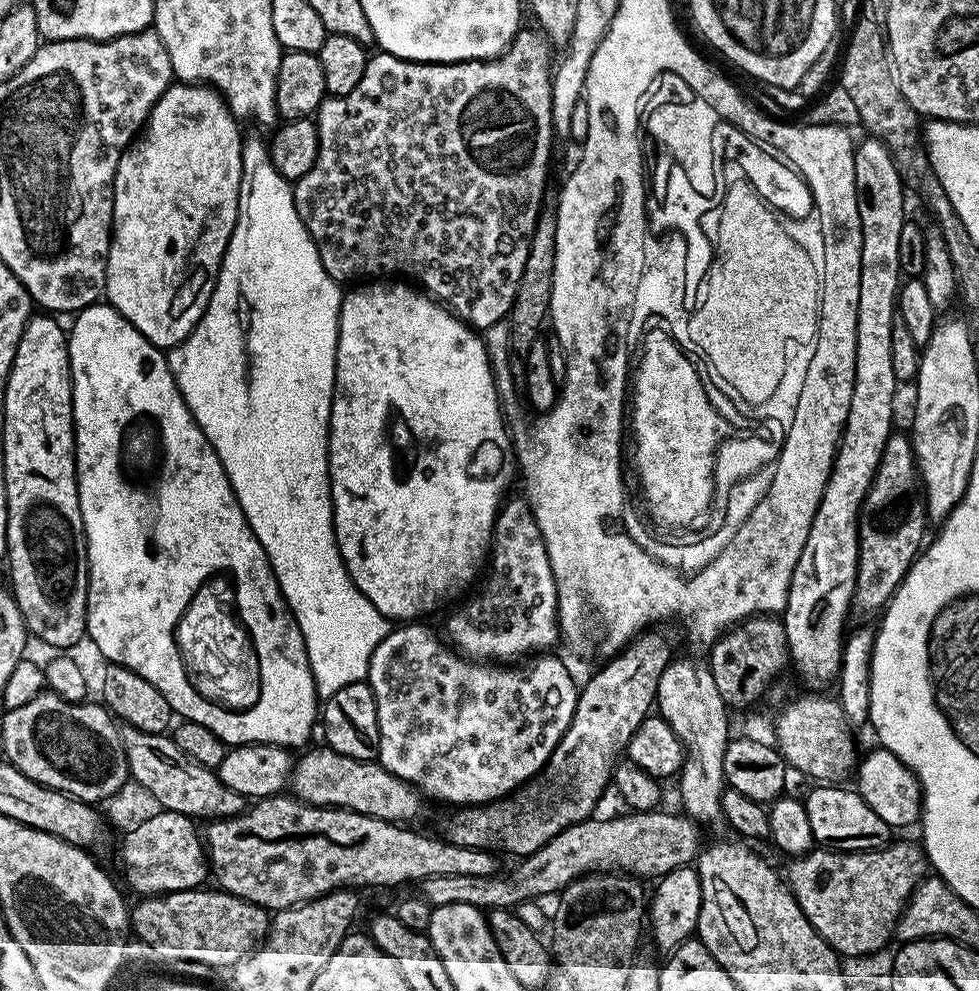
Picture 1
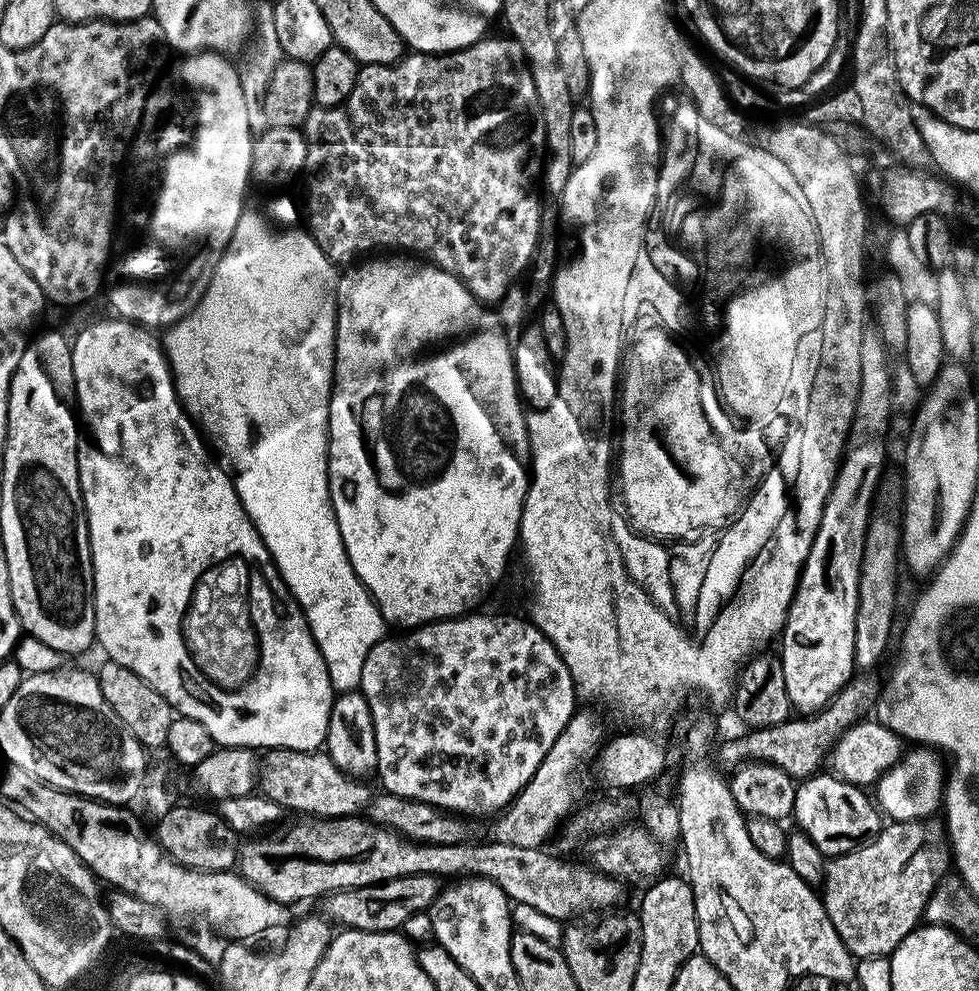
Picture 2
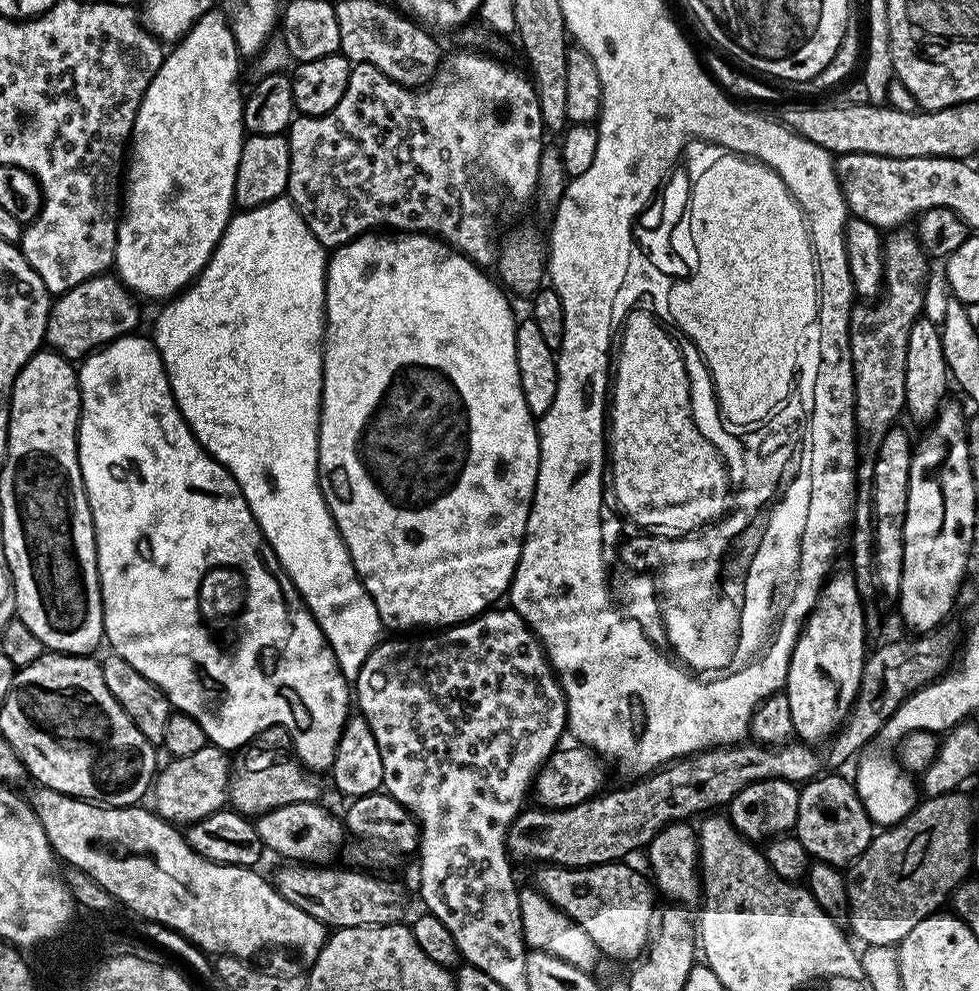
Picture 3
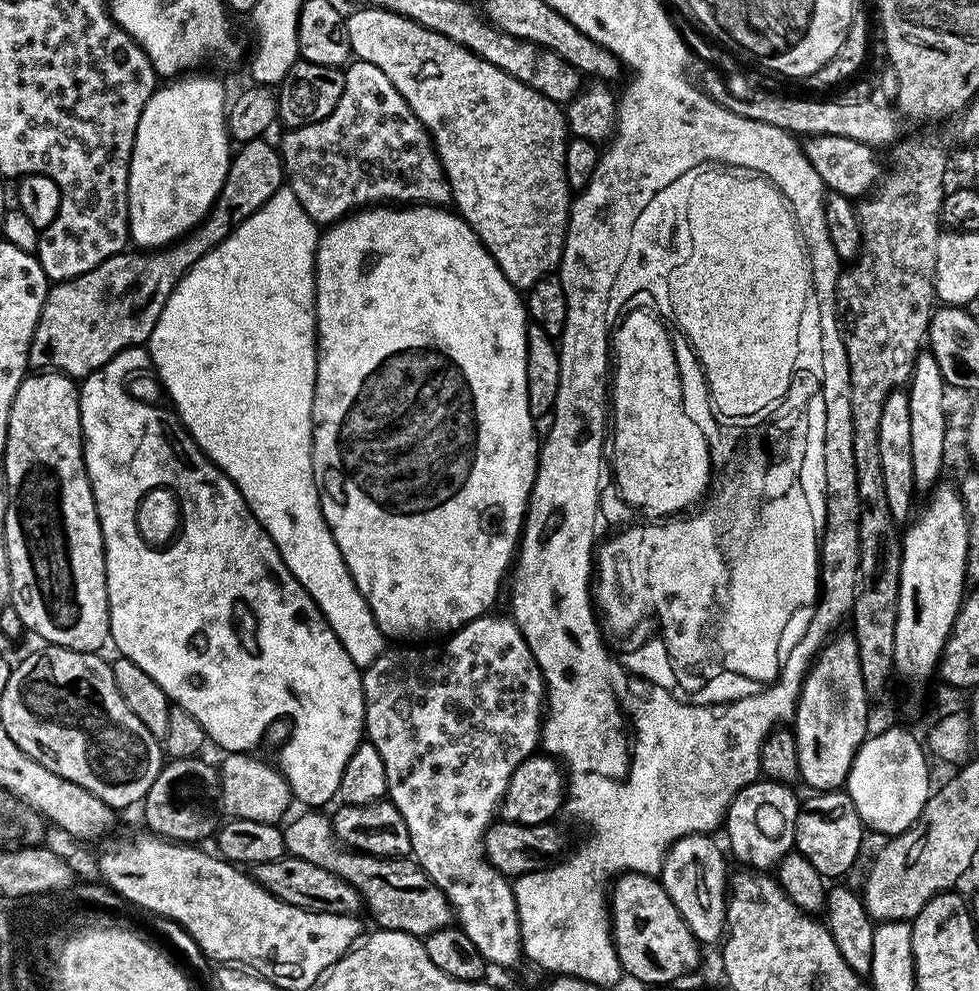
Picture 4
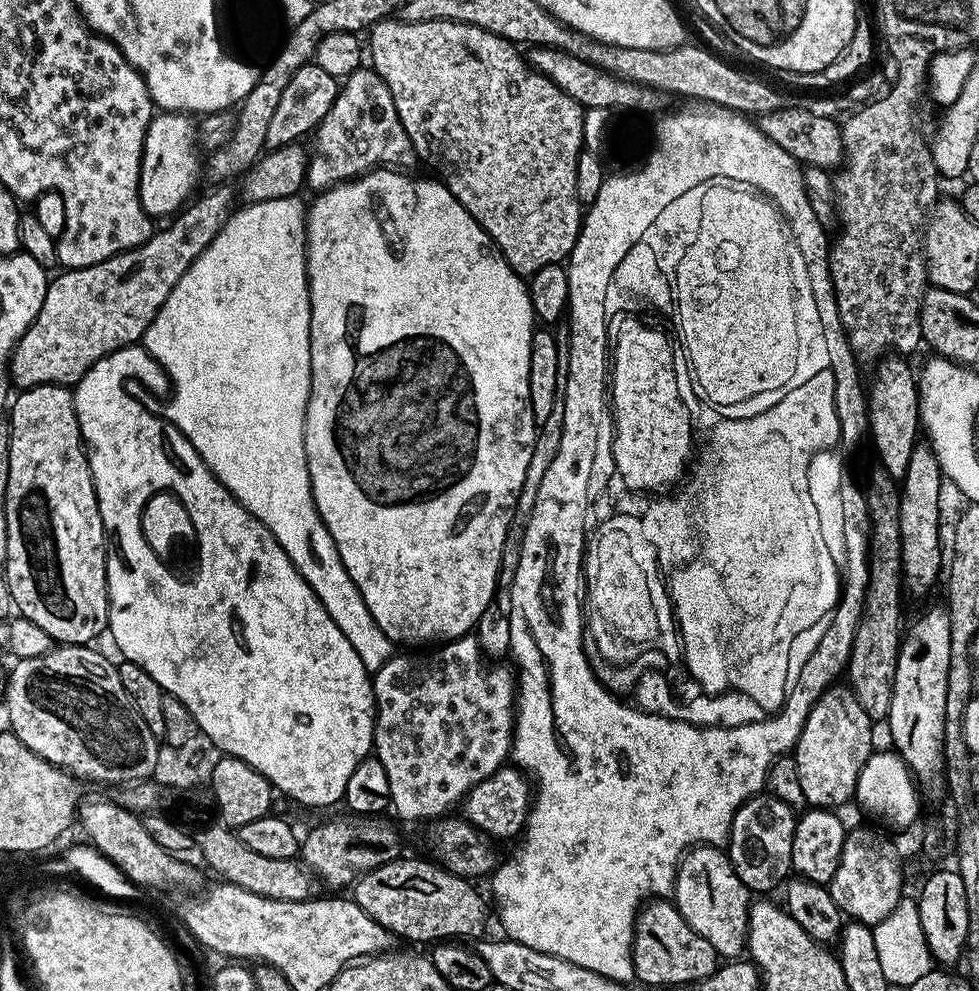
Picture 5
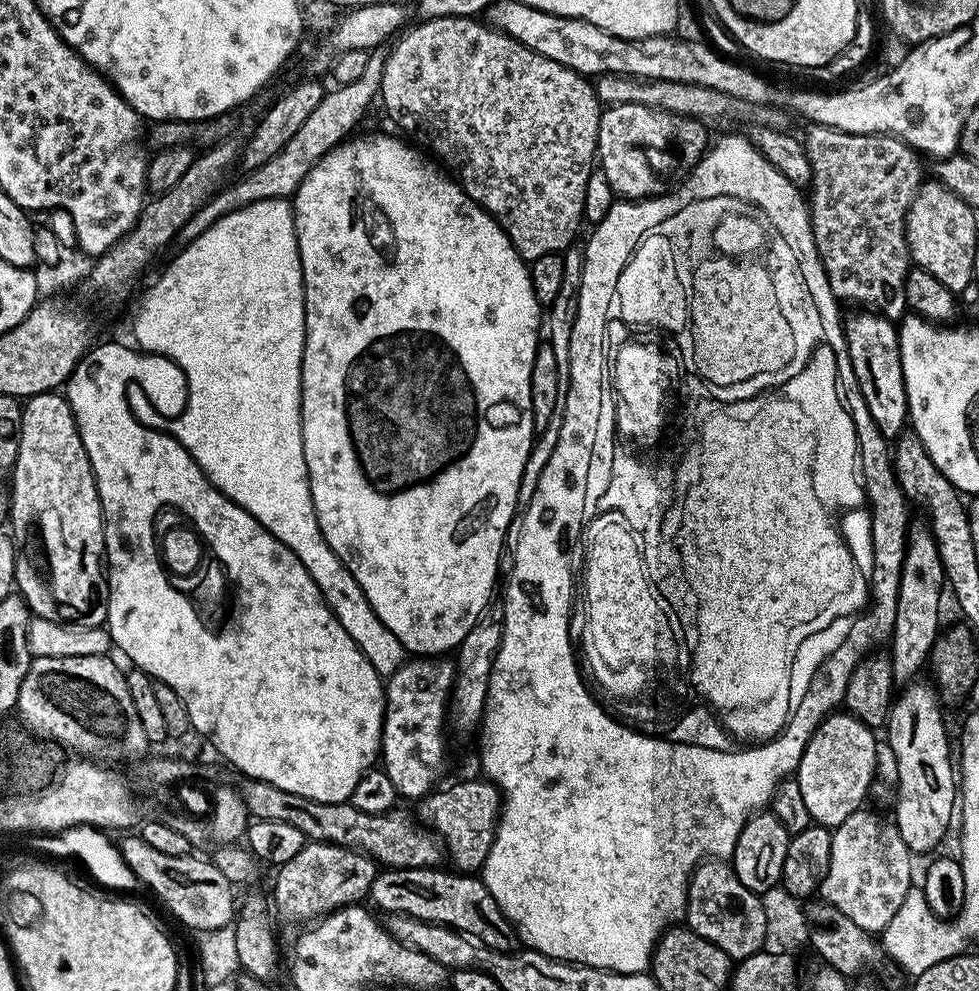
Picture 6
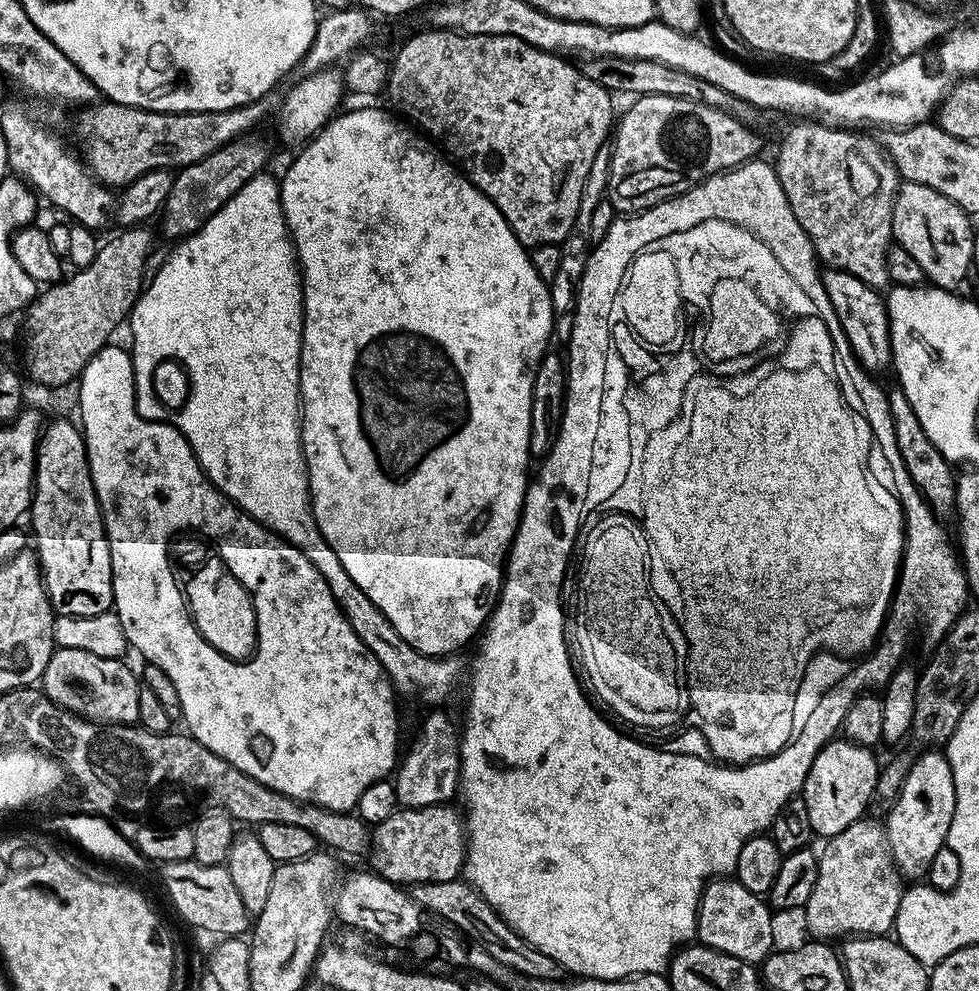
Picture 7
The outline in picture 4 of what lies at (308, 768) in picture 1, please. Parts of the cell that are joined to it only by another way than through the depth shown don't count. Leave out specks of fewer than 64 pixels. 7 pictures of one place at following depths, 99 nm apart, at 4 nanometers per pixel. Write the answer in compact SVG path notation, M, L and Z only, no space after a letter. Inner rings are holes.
M229 752L223 757L225 760L220 764L220 804L222 807L224 807L225 813L223 815L233 820L249 820L250 822L266 822L267 824L279 825L281 823L280 815L282 815L283 812L291 806L291 804L294 804L292 791L290 790L290 786L287 784L287 782L284 781L283 775L281 775L281 773L277 771L275 767L273 767L273 765L272 769L266 761L259 760L258 757L252 755L256 754L249 754L248 752Z

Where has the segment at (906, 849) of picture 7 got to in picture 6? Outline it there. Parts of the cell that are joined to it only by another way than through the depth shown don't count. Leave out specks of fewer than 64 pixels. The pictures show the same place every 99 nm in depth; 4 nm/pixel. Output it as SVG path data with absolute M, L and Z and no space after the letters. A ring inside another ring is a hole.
M912 682L895 697L892 713L888 715L886 733L888 744L892 747L892 756L896 759L896 817L894 823L901 832L911 853L931 853L944 834L954 824L954 813L958 808L958 772L954 767L954 748L948 745L948 736L944 733L944 716L940 713L942 701L933 685Z

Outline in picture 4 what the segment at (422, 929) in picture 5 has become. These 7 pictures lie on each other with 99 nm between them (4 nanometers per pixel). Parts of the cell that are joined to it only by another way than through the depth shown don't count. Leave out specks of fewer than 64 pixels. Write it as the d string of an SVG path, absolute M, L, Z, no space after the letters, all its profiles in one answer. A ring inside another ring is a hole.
M304 810L301 816L296 816L288 825L283 825L284 850L289 856L297 856L306 862L314 862L314 866L322 866L322 870L330 870L330 874L338 874L354 890L358 890L363 907L368 908L370 915L376 919L377 929L385 928L395 932L405 932L411 936L421 938L429 936L434 930L442 930L449 927L454 920L454 909L448 903L446 894L438 890L438 886L420 868L419 864L408 858L389 858L386 856L367 856L364 852L355 851L338 843L337 836L332 829L332 821L320 810Z

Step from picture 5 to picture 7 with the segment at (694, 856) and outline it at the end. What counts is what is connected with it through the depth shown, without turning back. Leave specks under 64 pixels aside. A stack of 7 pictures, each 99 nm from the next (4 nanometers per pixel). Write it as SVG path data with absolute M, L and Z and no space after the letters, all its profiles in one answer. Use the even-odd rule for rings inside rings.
M717 878L709 880L700 896L700 909L696 912L696 936L699 943L730 954L739 960L756 966L773 951L771 938L771 918L773 909L764 904L759 895L734 878Z

